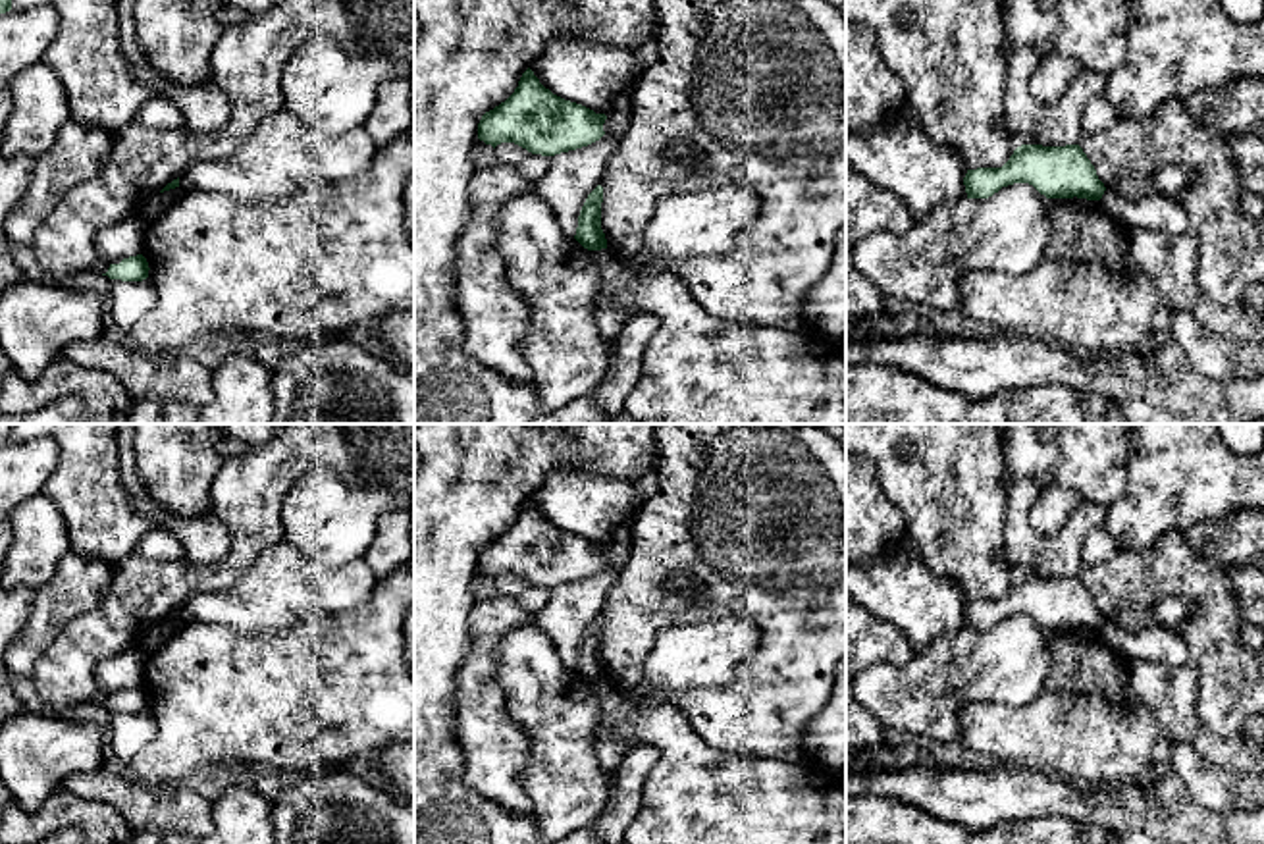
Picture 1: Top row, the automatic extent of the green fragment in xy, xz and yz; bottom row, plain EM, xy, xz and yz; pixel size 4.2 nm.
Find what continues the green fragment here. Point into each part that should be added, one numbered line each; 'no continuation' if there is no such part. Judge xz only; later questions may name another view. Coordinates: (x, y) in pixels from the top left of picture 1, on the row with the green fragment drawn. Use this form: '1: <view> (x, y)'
no continuation

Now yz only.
no continuation

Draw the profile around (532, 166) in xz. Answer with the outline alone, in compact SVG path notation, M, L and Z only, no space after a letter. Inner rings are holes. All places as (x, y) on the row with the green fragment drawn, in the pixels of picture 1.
M514 143L495 146L495 164L514 168L534 185L549 171L551 156L532 154Z

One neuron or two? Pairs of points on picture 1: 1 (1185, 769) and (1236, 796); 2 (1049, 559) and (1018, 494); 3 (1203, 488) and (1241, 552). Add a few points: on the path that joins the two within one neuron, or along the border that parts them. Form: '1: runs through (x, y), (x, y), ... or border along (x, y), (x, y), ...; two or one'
1: runs through (1197, 775), (1209, 787), (1224, 791); one
2: runs through (1033, 544), (1018, 528), (1018, 509); one
3: border along (1243, 509), (1193, 525), (1185, 532); two

